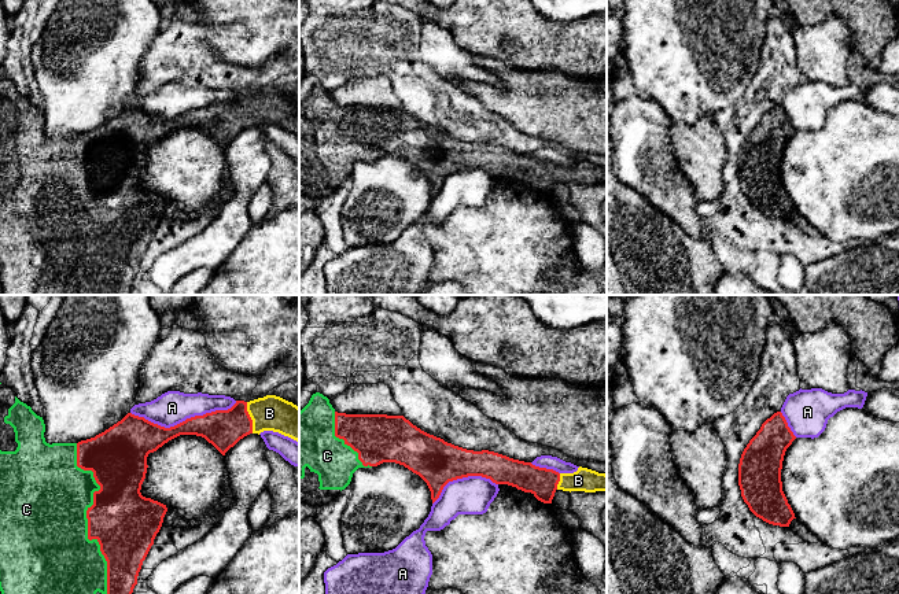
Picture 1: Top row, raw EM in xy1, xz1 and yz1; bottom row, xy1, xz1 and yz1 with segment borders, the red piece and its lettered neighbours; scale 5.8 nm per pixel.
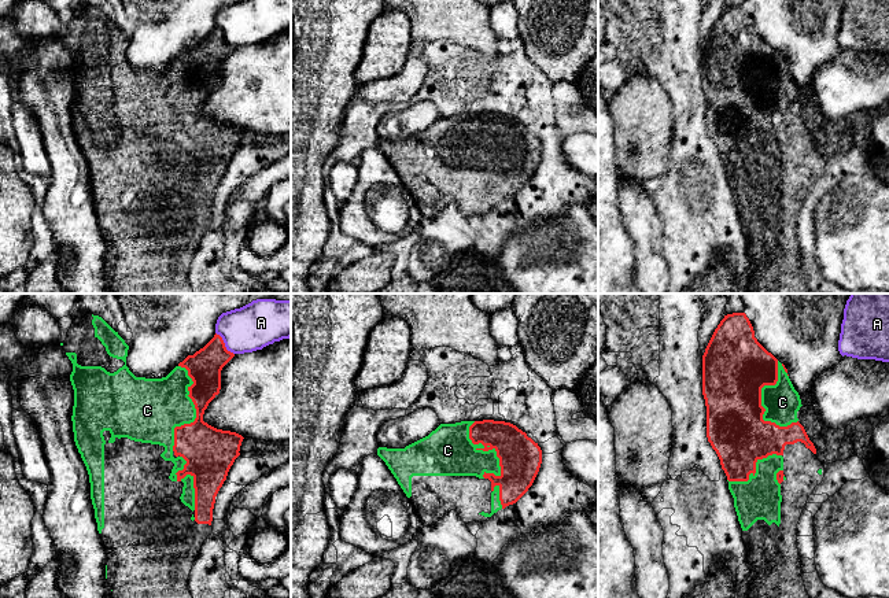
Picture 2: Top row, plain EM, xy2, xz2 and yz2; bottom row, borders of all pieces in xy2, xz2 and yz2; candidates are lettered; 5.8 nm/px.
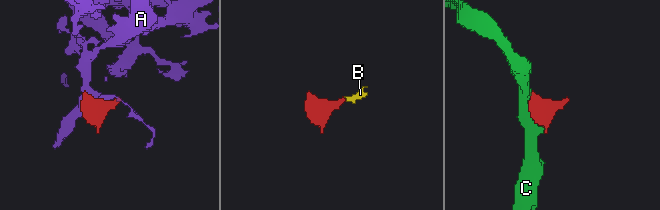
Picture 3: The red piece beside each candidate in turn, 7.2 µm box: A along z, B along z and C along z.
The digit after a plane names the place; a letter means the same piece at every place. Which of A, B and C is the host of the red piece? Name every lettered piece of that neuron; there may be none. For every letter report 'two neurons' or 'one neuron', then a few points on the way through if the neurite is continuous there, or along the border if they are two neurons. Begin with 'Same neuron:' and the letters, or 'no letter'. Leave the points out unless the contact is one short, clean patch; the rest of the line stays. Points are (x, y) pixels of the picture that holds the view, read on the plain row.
Same neuron: B, C
A: two neurons
B: one neuron; runs through xy1 (223, 121), (250, 110), (269, 106)
C: one neuron

